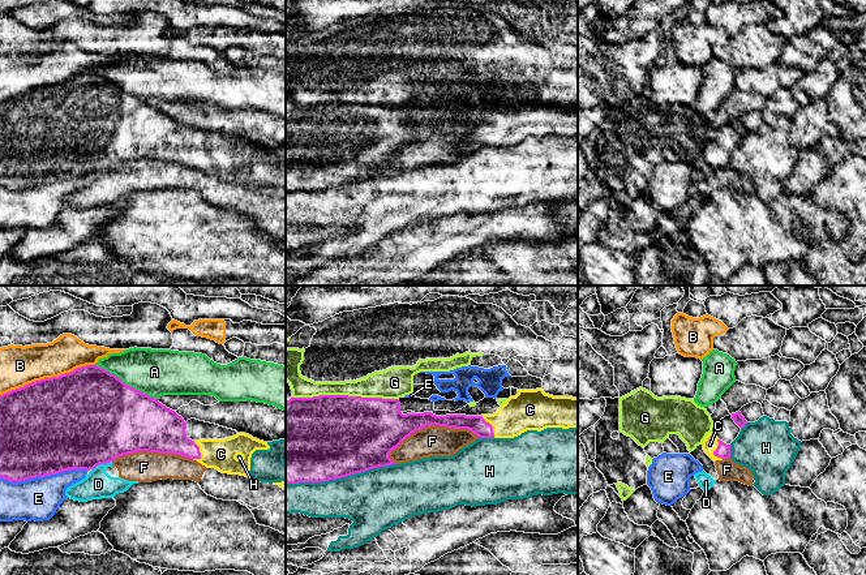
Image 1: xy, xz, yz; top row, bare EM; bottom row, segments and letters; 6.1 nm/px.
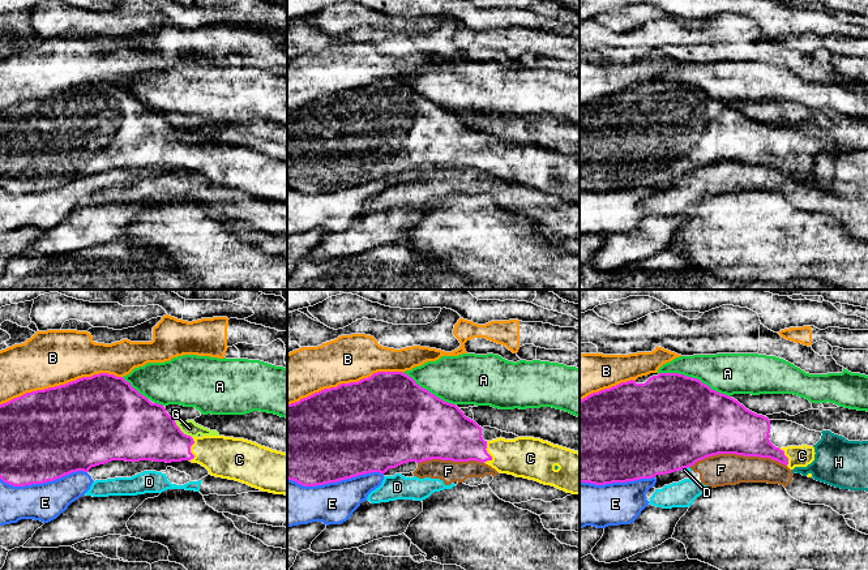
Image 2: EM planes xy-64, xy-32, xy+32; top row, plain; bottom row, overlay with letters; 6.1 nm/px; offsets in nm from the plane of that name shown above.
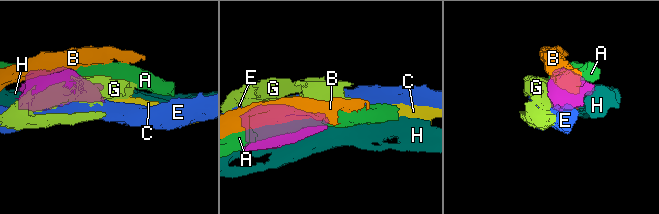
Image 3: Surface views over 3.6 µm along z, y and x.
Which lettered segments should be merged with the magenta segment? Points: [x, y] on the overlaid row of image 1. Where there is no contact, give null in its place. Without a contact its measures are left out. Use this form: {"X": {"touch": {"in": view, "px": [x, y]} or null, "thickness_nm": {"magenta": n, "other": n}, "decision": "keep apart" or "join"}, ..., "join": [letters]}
{"A": {"touch": {"in": "xy", "px": [127, 385]}, "thickness_nm": {"magenta": 500, "other": 280}, "decision": "keep apart"}, "B": {"touch": {"in": "xy", "px": [47, 378]}, "thickness_nm": {"magenta": 500, "other": 240}, "decision": "keep apart"}, "C": {"touch": {"in": "yz", "px": [716, 450]}, "thickness_nm": {"magenta": 90, "other": 90}, "decision": "join"}, "D": {"touch": {"in": "xy", "px": [101, 463]}, "thickness_nm": {"magenta": 500, "other": 180}, "decision": "keep apart"}, "E": {"touch": {"in": "xy", "px": [43, 476]}, "thickness_nm": {"magenta": 500, "other": 260}, "decision": "keep apart"}, "F": {"touch": {"in": "xz", "px": [432, 424]}, "thickness_nm": {"magenta": 220, "other": 190}, "decision": "keep apart"}, "G": {"touch": {"in": "xz", "px": [344, 395]}, "thickness_nm": {"magenta": 500, "other": 160}, "decision": "keep apart"}, "H": {"touch": {"in": "xz", "px": [341, 477]}, "thickness_nm": {"magenta": 500, "other": 360}, "decision": "keep apart"}, "join": ["C"]}

